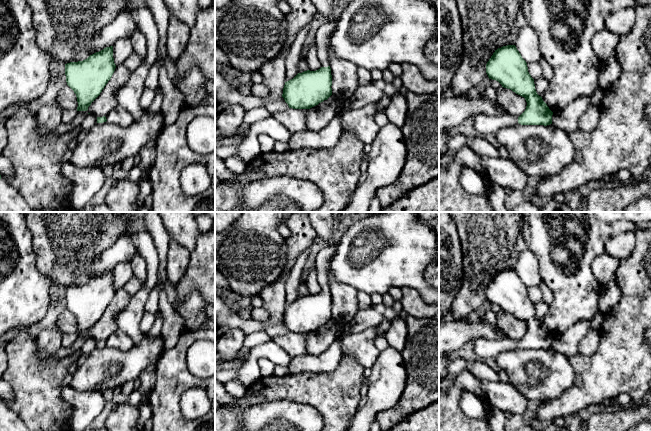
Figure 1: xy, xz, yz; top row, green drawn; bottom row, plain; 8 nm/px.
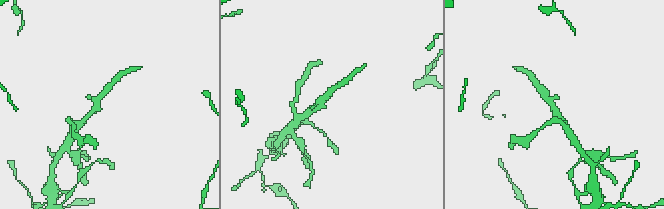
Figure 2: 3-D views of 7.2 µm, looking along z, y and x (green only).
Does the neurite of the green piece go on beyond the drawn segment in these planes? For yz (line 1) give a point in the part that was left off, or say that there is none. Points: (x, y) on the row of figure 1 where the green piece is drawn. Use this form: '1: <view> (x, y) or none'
1: yz (484, 124)

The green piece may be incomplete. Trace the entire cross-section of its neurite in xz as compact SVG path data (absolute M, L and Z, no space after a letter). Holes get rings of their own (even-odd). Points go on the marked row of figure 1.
M335 15L332 21L320 26L316 33L315 42L322 67L316 71L298 73L293 79L285 82L282 97L289 108L310 109L332 95L332 75L327 48L338 20L339 16Z

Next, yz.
M507 45L495 50L486 64L486 73L489 79L498 81L502 87L524 97L527 106L519 117L508 113L502 116L476 115L474 128L478 135L491 135L494 129L516 123L544 126L552 124L553 112L537 94L527 63L515 45Z

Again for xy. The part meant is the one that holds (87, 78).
M113 46L90 55L87 59L65 64L67 85L77 97L77 111L87 111L111 79L116 65Z

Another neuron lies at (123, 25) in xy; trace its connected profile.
M121 12L111 23L101 29L98 35L90 40L88 52L90 55L113 46L117 40L129 38L136 29L136 23L130 13Z

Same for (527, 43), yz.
M528 24L519 30L515 46L527 64L543 58L538 36Z

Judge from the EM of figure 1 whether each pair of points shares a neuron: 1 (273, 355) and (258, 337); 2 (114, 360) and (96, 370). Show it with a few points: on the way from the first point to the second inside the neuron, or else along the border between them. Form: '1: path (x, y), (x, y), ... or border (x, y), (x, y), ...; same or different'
1: border (270, 338), (250, 349); different
2: path (110, 364), (100, 370); same

